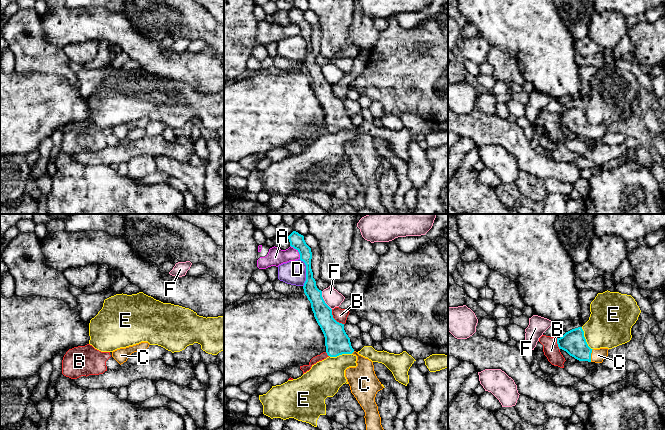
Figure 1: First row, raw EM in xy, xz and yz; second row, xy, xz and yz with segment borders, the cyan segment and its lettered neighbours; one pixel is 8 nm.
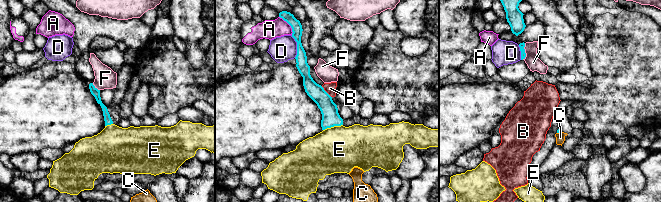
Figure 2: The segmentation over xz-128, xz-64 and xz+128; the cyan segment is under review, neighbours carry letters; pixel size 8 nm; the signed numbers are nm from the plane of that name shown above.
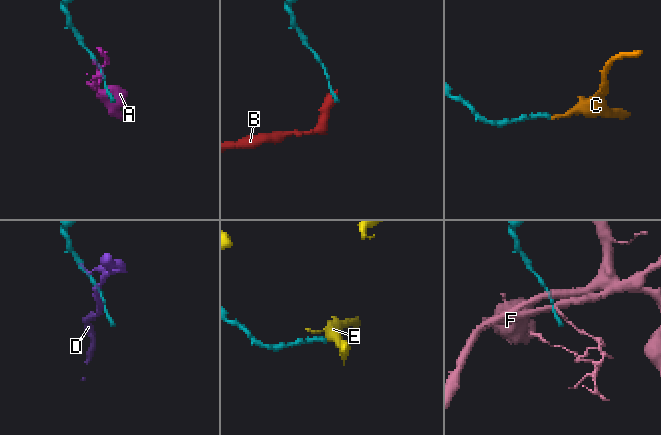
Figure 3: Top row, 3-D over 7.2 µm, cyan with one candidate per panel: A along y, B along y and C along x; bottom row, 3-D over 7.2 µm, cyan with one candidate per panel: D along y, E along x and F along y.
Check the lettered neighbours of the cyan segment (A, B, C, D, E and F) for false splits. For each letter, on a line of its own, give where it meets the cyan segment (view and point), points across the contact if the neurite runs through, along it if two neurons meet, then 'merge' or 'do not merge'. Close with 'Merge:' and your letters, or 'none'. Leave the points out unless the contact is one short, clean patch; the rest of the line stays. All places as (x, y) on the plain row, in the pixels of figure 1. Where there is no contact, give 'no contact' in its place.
A: xz (298, 27) | along xz (290, 21), (298, 28), (300, 34) | do not merge
B: xz (333, 94) | along xz (331, 85), (332, 92), (343, 100) | do not merge
C: yz (590, 131) | across yz (573, 118), (584, 129), (590, 131), (598, 131) | merge
D: xz (306, 48) | along xz (299, 35), (305, 41), (305, 58), (303, 62) | do not merge
E: yz (584, 114) | along yz (581, 103), (585, 117), (592, 125) | do not merge
F: xz (323, 76) | along xz (321, 67), (324, 78), (331, 85) | do not merge
Merge: C

